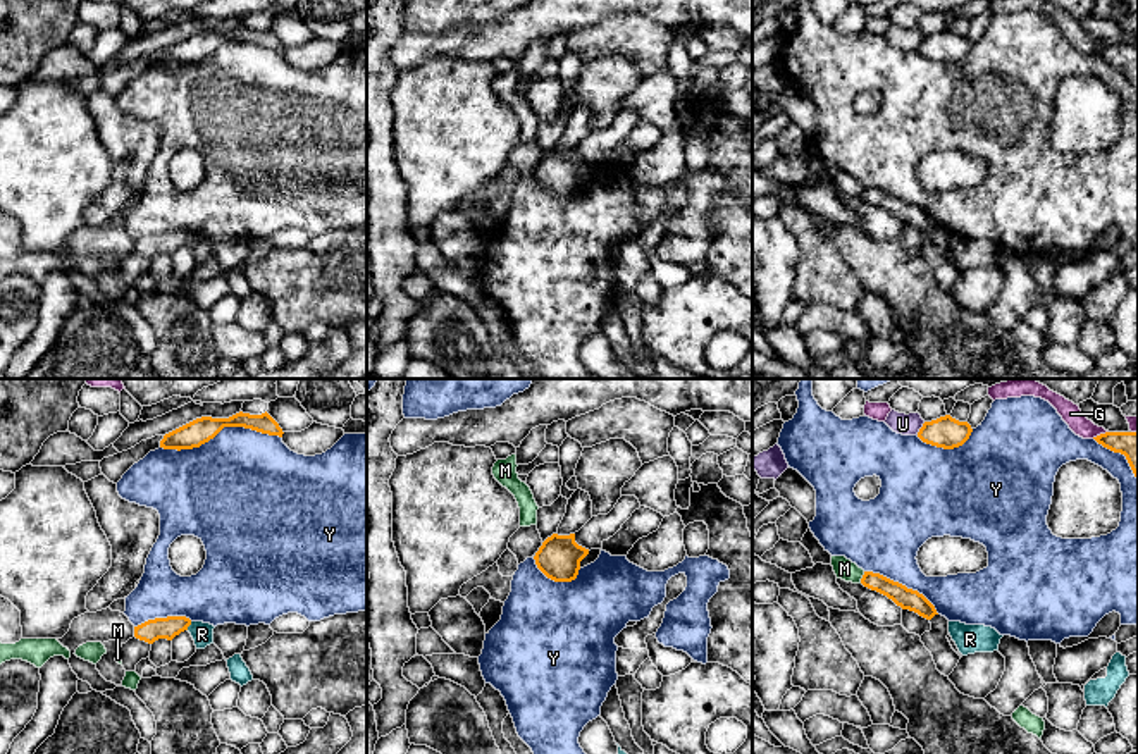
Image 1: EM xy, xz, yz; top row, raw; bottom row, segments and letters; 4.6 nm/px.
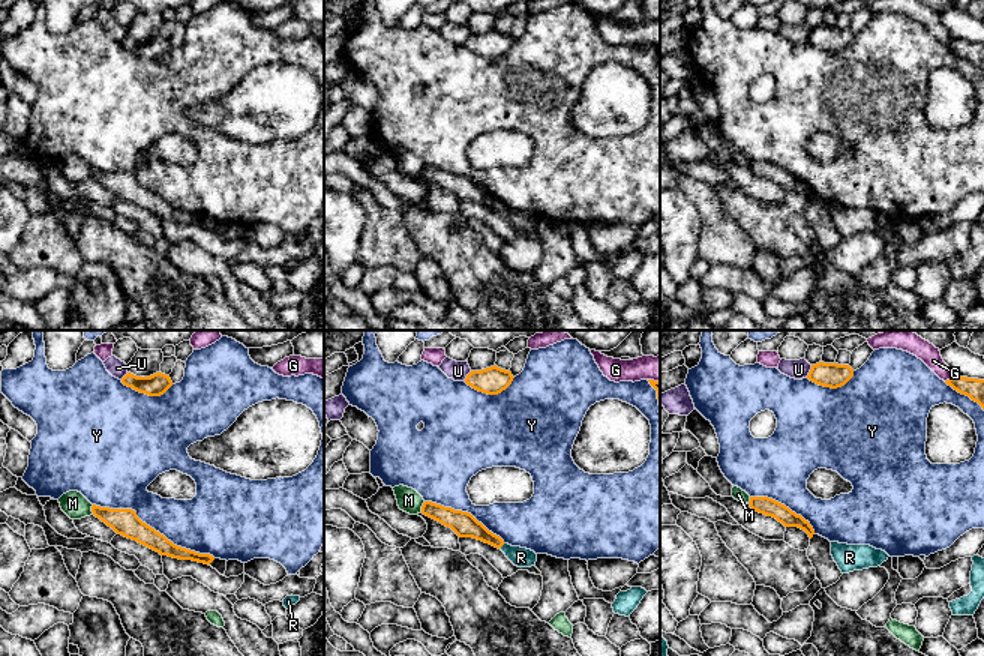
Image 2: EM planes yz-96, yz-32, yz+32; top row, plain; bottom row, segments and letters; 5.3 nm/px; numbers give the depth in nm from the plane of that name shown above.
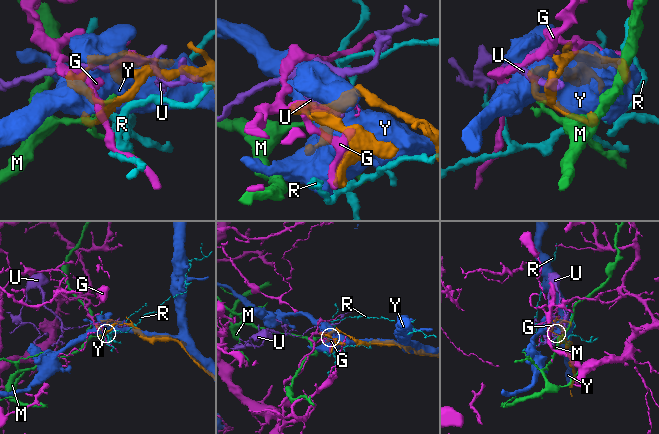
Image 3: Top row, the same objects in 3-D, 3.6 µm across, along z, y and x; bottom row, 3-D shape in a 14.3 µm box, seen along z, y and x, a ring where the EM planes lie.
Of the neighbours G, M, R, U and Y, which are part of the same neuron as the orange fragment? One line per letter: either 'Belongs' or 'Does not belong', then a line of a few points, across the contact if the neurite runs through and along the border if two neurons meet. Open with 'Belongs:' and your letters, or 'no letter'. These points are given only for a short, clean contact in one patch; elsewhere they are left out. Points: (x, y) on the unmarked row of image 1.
Belongs: no letter
G: Does not belong
M: Does not belong. Line: yz (865, 186), (859, 197)
R: Does not belong. Line: xy (191, 236), (186, 243)
U: Does not belong. Line: yz (925, 37), (916, 49)
Y: Does not belong

